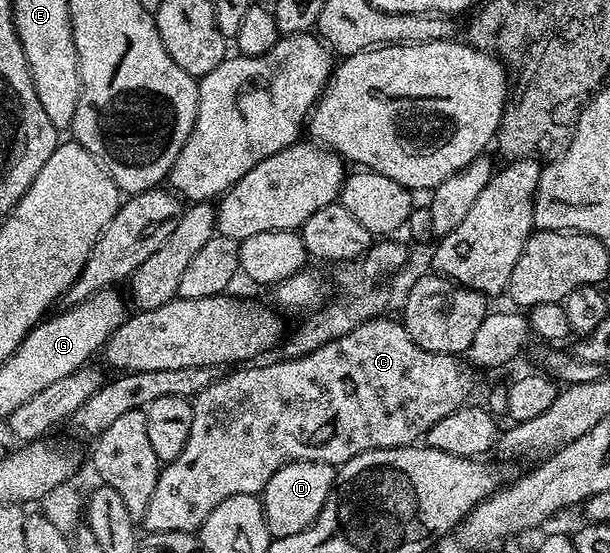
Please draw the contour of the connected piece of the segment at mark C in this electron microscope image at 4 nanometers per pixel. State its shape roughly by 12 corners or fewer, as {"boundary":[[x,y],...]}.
{"boundary":[[374,317],[192,398],[152,534],[201,531],[290,462],[413,446],[455,355]]}

